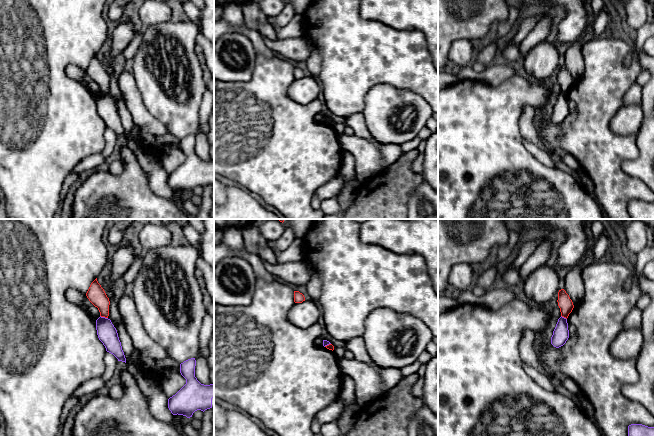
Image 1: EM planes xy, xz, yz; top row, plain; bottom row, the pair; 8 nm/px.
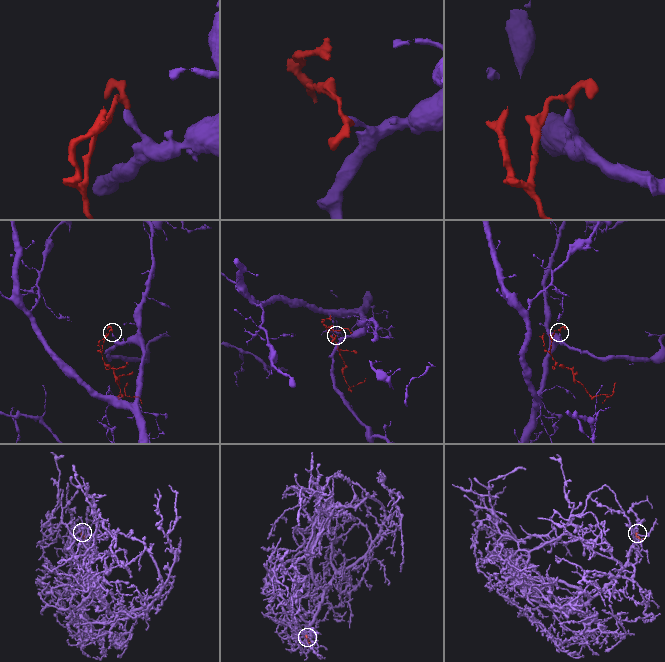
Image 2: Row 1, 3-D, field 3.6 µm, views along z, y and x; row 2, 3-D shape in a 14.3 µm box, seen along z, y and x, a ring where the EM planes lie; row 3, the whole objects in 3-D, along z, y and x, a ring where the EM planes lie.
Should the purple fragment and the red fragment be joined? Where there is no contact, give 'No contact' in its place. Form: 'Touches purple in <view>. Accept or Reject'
Touches purple in xy. Reject

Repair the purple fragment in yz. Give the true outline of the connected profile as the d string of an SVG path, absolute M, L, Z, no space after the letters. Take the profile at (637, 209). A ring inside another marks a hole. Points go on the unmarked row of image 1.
M631 200L628 202L628 213L632 219L654 219L654 203Z

